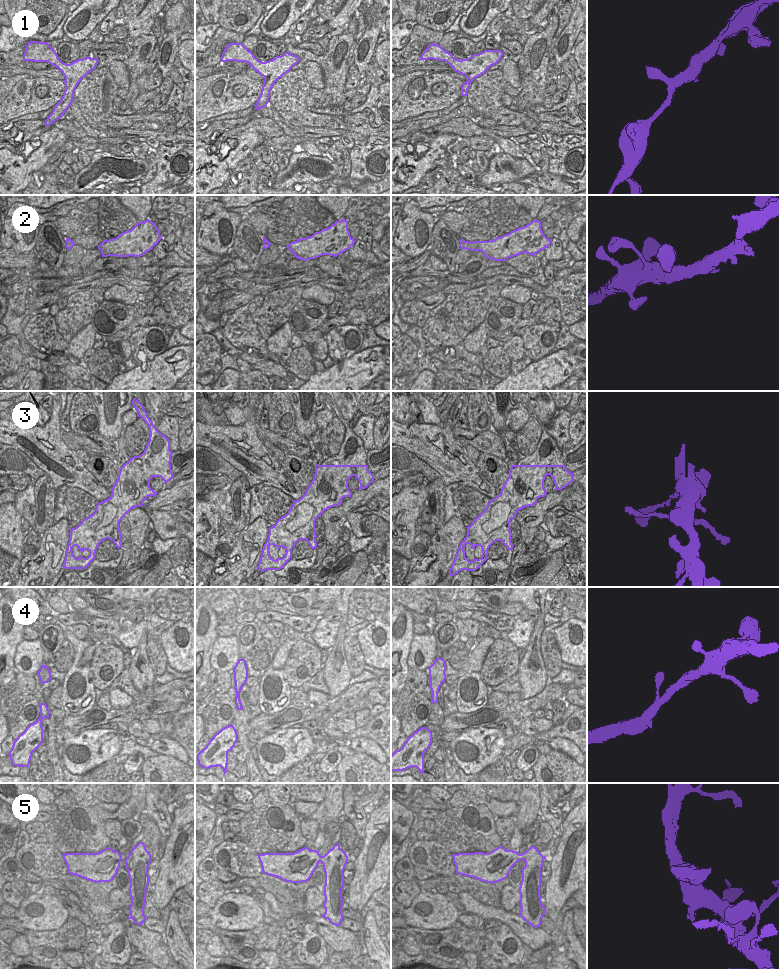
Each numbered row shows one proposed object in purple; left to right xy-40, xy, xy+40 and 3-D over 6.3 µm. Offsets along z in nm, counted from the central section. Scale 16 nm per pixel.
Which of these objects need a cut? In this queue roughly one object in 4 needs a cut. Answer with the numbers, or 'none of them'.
none of them

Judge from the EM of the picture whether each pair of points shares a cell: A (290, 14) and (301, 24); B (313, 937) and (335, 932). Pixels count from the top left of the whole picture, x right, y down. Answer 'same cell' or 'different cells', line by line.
A: different cells
B: different cells

